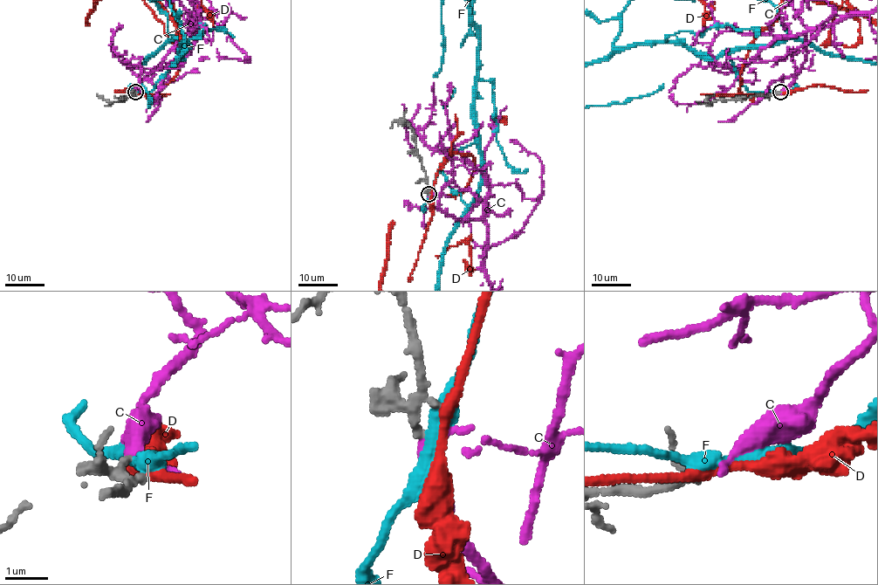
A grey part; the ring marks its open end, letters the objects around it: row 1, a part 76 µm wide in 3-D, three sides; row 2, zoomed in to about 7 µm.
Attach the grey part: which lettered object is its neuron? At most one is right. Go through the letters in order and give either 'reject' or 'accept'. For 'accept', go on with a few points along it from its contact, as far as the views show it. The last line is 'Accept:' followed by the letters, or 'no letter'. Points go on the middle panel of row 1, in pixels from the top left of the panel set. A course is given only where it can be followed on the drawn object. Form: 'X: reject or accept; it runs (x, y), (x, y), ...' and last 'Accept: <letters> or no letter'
C: accept
D: reject
F: reject
Accept: C

